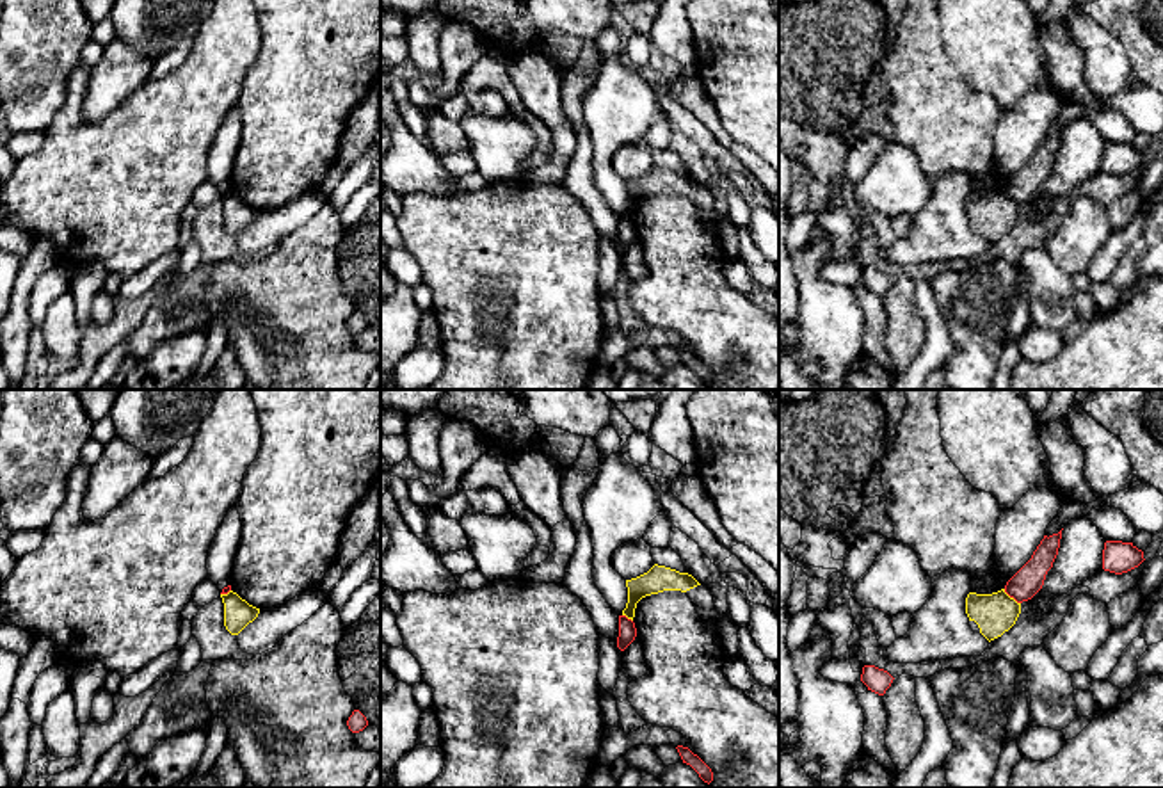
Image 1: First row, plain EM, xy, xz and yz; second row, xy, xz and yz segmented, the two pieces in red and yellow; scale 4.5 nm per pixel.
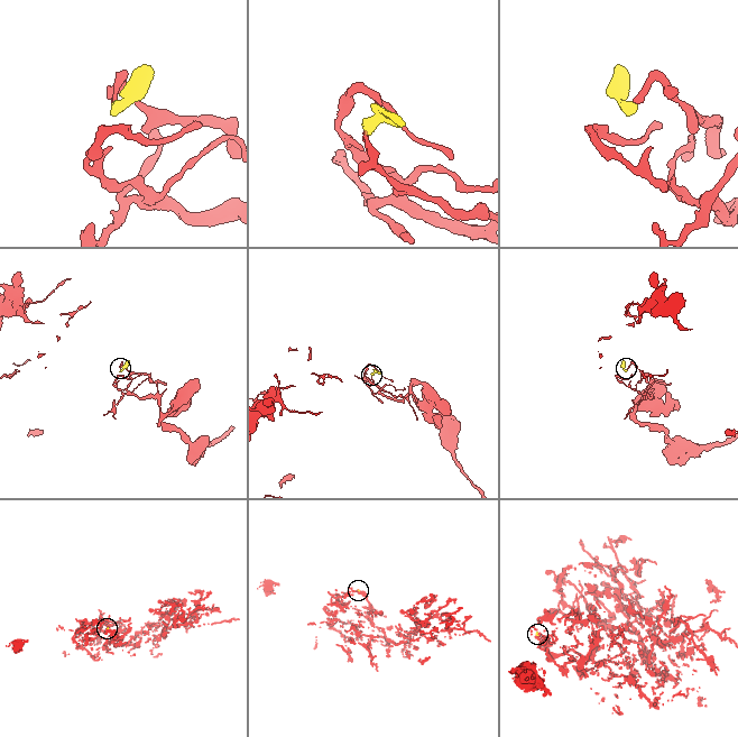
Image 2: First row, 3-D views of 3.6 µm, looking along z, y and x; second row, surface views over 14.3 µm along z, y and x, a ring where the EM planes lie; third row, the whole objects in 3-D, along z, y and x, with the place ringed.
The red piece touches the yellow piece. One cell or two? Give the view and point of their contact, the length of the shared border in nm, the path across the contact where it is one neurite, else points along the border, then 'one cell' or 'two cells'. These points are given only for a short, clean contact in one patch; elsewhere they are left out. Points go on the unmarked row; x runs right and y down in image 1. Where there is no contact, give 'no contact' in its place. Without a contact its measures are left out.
yz (1012, 198) | 100 nm | along yz (1003, 191), (1019, 205) | two cells

